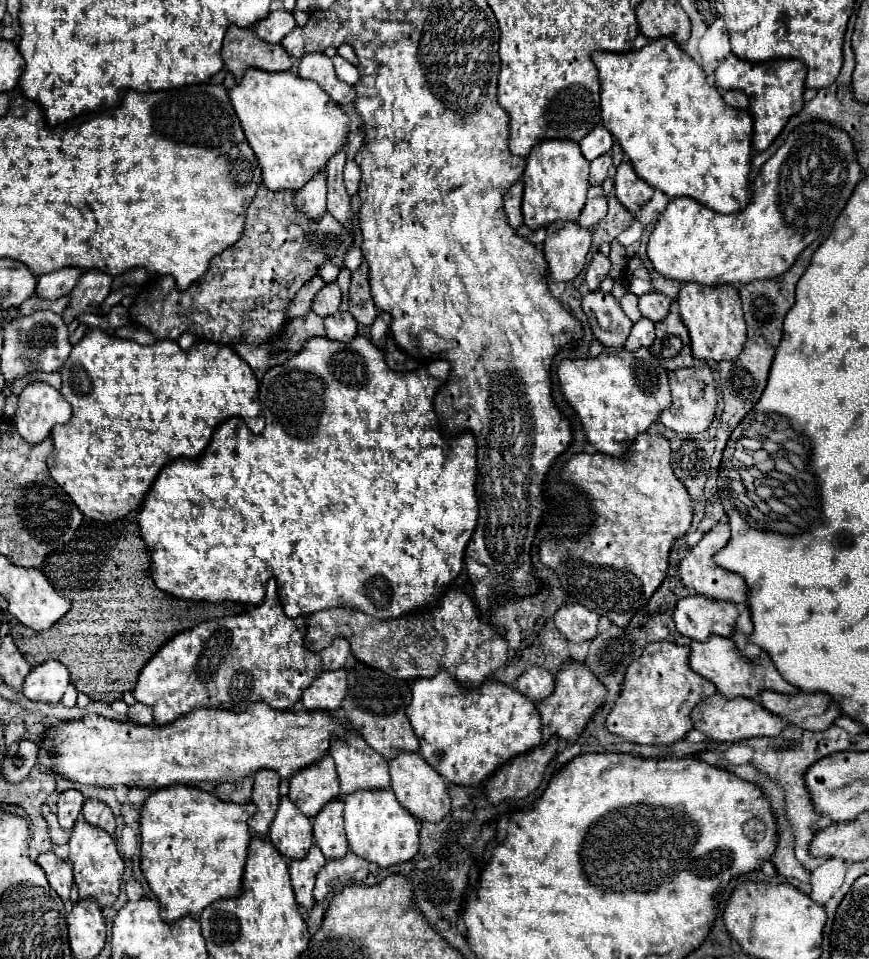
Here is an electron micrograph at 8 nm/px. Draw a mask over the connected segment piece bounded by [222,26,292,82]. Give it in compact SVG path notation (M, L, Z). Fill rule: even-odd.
M230 26L226 32L222 60L234 74L236 82L242 80L248 68L258 68L264 72L286 72L292 68L292 60L282 46L266 44L256 38L254 30L238 26Z

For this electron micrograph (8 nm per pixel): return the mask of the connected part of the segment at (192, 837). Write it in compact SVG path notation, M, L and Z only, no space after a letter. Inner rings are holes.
M170 786L156 790L148 796L140 818L140 844L142 844L142 872L148 886L160 902L160 914L164 922L176 922L182 916L200 916L204 908L220 898L238 898L242 892L242 874L248 858L248 846L252 832L248 828L248 818L252 818L256 806L244 804L236 806L232 802L222 802L220 798L190 786Z

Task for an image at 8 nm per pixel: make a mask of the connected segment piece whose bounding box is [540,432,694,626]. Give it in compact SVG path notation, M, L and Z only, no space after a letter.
M644 432L632 444L626 460L608 454L576 454L562 468L562 476L588 494L588 500L596 510L596 522L592 532L580 536L578 540L558 540L554 536L546 538L540 546L540 562L558 574L562 588L572 594L570 598L574 602L584 604L600 616L608 616L616 626L626 626L664 582L668 574L670 548L674 540L688 532L694 516L692 498L686 486L674 476L670 464L670 442L664 436Z

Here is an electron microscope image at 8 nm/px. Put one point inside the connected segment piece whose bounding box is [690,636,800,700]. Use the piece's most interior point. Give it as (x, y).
(718, 659)

